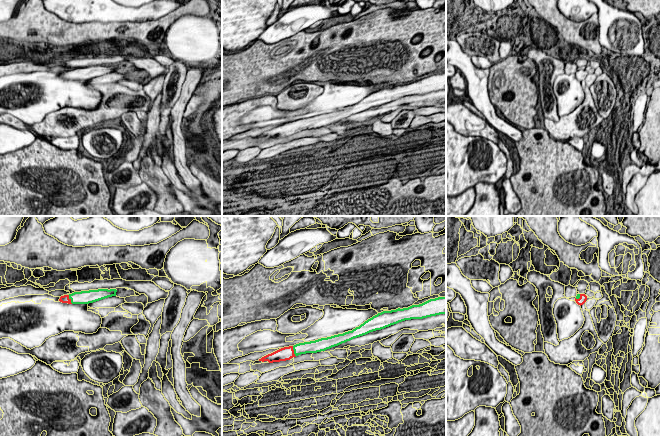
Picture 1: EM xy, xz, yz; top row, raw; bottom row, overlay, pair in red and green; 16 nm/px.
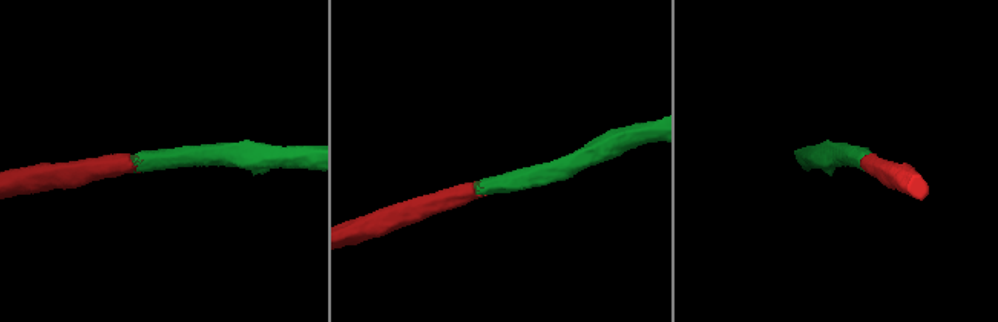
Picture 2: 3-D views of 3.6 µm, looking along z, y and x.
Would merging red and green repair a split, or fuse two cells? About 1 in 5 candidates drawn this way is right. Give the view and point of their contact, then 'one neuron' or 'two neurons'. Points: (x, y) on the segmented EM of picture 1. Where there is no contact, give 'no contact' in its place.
xz (293, 351) | one neuron

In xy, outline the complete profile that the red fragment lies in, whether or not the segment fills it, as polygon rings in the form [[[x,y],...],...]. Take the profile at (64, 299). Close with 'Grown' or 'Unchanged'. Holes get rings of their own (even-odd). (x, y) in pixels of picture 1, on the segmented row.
[[[98,289],[74,292],[69,295],[61,296],[59,301],[68,304],[89,304],[108,297],[116,296],[116,289]]]. Grown

